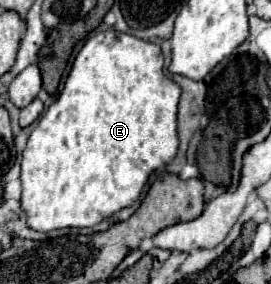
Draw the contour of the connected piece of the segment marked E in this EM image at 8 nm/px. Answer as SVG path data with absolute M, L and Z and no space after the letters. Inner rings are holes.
M106 30L106 32L88 36L88 40L84 42L84 46L80 48L80 52L74 58L72 70L68 74L68 80L66 80L58 100L38 120L38 124L34 126L34 130L28 138L28 144L24 148L20 180L22 183L22 208L28 212L28 226L32 226L38 232L48 232L48 230L56 230L56 228L92 227L94 224L102 222L104 218L112 216L114 212L134 204L136 198L140 196L144 184L148 182L148 176L154 170L170 164L172 158L176 156L176 150L178 150L176 120L178 120L180 92L182 92L182 88L172 78L166 78L166 74L164 74L164 56L162 56L162 50L158 44L130 36L130 33L127 32L116 32L116 30Z

